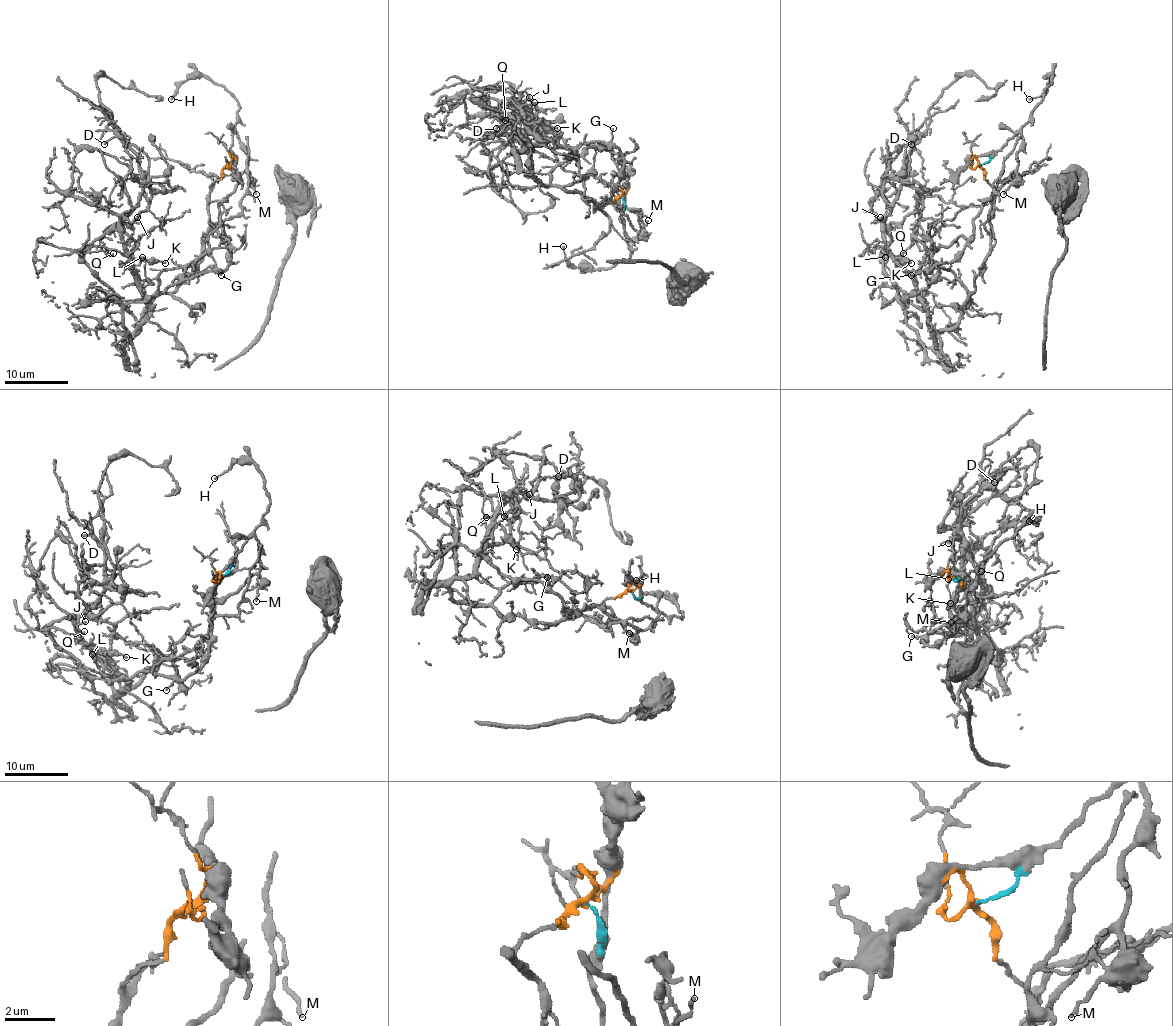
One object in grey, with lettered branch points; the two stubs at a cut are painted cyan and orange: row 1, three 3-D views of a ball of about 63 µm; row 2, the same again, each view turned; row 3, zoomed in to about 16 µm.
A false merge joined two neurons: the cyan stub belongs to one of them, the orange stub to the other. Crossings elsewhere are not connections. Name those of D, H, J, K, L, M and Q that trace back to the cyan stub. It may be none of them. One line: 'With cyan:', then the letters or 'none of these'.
With cyan: H, M

